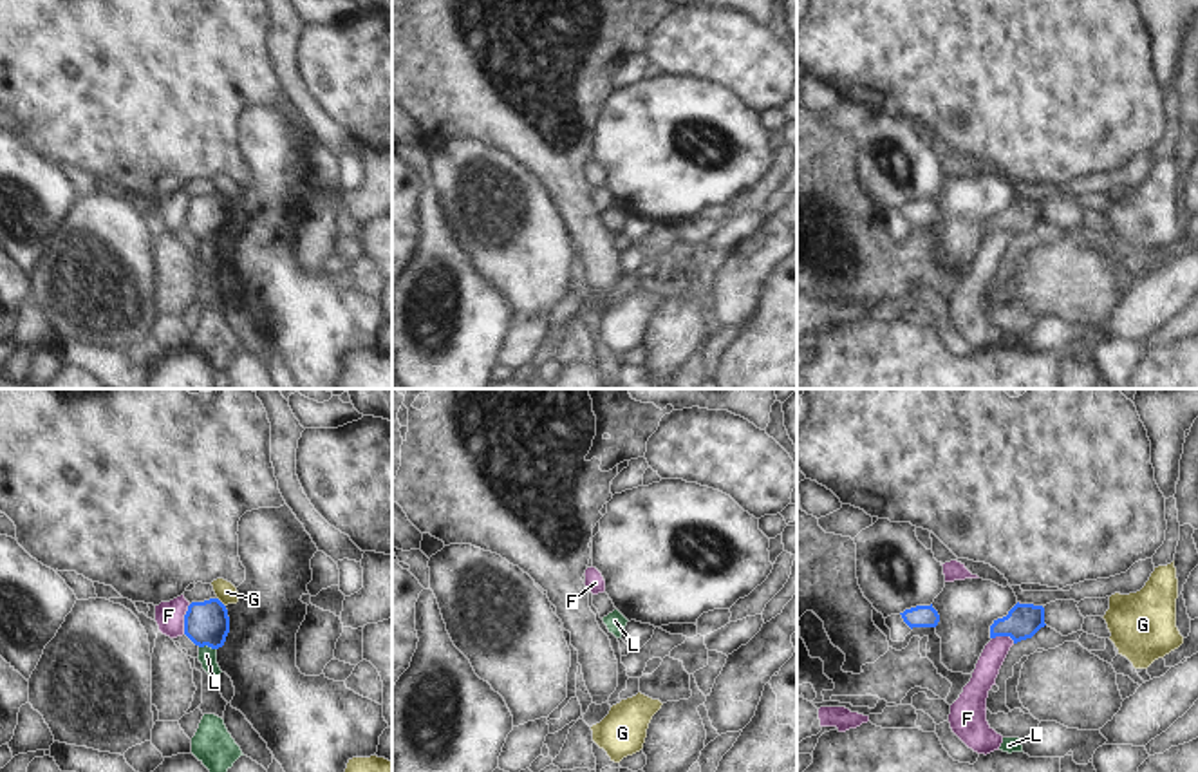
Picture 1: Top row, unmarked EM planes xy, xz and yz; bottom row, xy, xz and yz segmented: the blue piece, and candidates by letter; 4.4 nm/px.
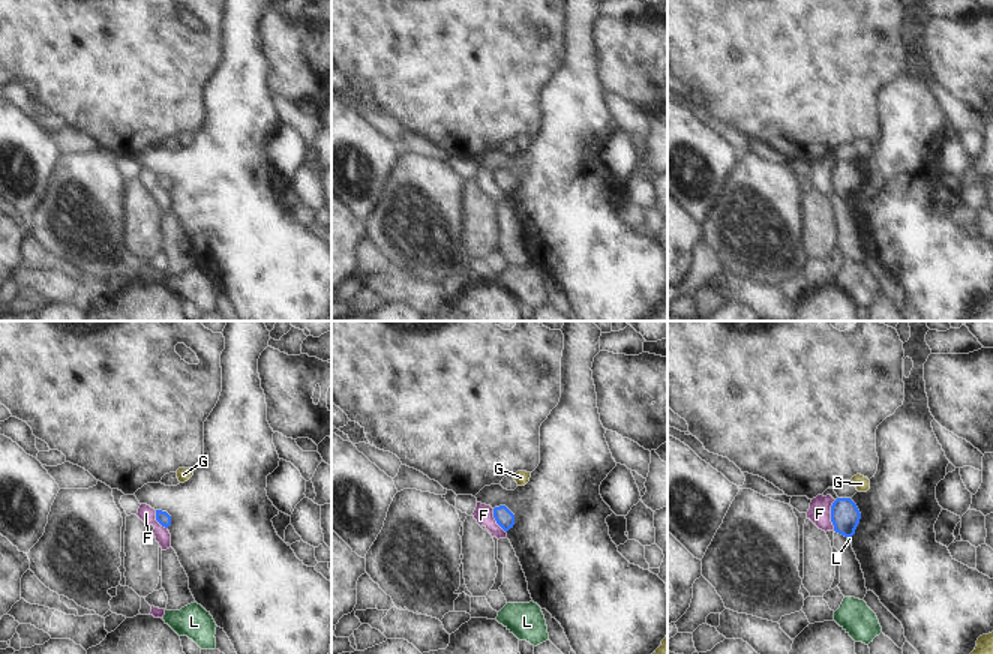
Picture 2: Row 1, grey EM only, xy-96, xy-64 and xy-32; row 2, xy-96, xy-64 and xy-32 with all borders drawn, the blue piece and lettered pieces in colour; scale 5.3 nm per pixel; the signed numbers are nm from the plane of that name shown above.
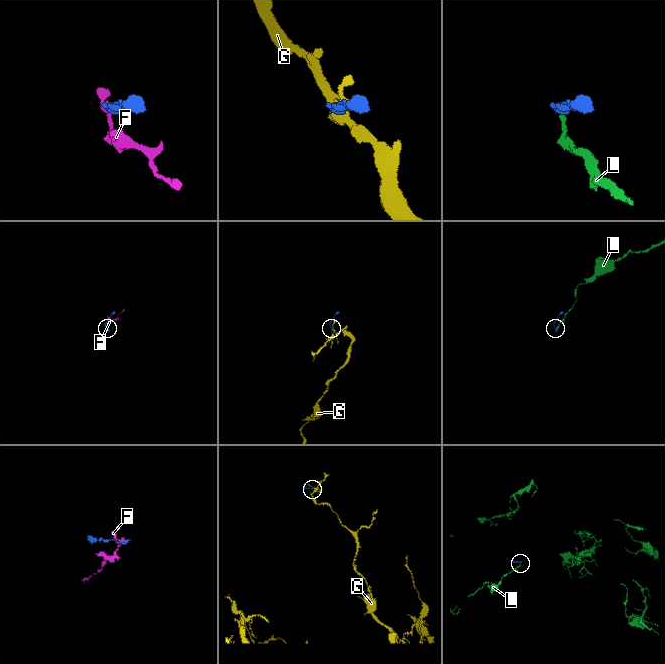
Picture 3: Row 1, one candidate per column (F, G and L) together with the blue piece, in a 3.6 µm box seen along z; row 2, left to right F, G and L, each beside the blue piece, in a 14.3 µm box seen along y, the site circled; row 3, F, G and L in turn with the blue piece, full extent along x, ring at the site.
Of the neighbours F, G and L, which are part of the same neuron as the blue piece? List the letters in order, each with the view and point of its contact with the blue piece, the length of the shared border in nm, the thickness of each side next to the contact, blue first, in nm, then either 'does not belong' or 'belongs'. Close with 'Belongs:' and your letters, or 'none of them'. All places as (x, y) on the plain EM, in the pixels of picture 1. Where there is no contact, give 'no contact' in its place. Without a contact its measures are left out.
F: meets blue in xy at (185, 214); contact 140 nm long; 190 nm thick on the blue side, 130 nm on the other; does not belong
G: meets blue in xy at (221, 197); contact 60 nm long; 190 nm thick on the blue side, 90 nm on the other; does not belong
L: meets blue in xy at (208, 241); contact 80 nm long; 190 nm thick on the blue side, 80 nm on the other; does not belong
Belongs: none of them

